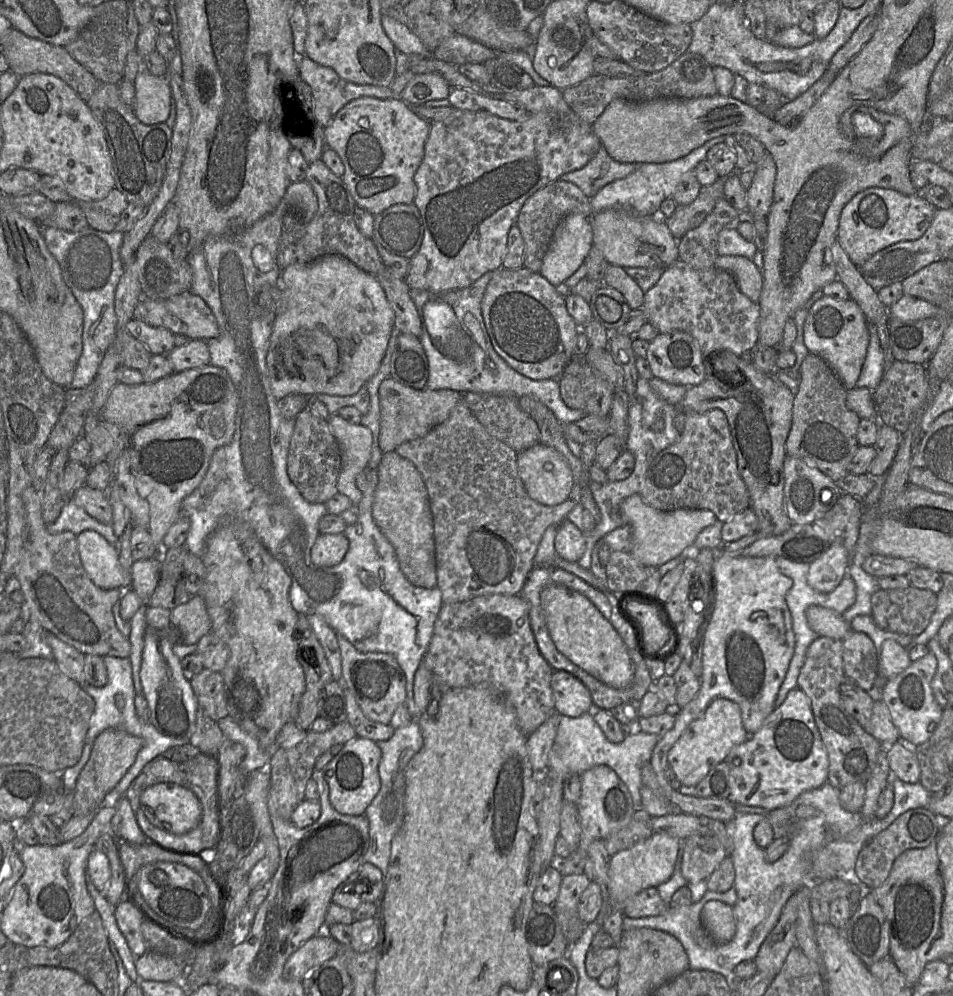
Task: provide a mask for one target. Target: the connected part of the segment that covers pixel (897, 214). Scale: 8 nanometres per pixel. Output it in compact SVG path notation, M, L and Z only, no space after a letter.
M868 188L842 209L837 241L858 267L878 251L901 241L917 240L930 226L936 208L920 193L905 195L892 189Z

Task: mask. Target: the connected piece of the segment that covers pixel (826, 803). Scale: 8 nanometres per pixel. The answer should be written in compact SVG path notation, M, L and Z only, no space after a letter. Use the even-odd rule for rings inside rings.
M894 776L891 777L894 802L891 811L884 818L874 817L865 820L859 812L848 812L840 804L840 789L829 782L822 786L803 792L792 804L785 807L794 817L800 805L816 808L816 814L807 819L794 819L791 824L789 848L774 863L765 860L765 849L757 845L753 837L755 826L760 821L768 821L763 814L736 812L734 818L726 824L727 835L734 844L730 855L734 869L734 885L726 892L707 890L703 897L690 905L669 908L664 914L643 918L622 917L623 930L630 928L650 928L667 932L674 936L683 946L691 970L707 970L719 973L726 979L734 977L734 968L742 961L754 960L762 943L777 924L781 911L789 898L798 890L810 887L821 880L853 877L856 859L863 846L873 837L885 830L901 814L915 808L926 808L931 793L920 782L907 783ZM717 900L732 907L736 922L733 939L723 945L711 948L700 947L693 939L693 933L702 927L700 913L708 901Z

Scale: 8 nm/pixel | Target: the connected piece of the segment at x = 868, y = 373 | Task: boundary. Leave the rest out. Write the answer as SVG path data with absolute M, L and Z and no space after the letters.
M868 323L868 329L870 333L869 345L856 388L868 388L873 391L885 373L885 359L880 346L876 325L874 323Z

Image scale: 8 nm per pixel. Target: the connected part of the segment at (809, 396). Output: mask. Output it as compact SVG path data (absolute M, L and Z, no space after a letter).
M809 352L800 366L799 389L794 396L792 424L785 448L788 456L813 465L834 482L850 473L849 465L859 447L857 431L861 418L847 407L846 397L847 390L828 363L819 355Z

